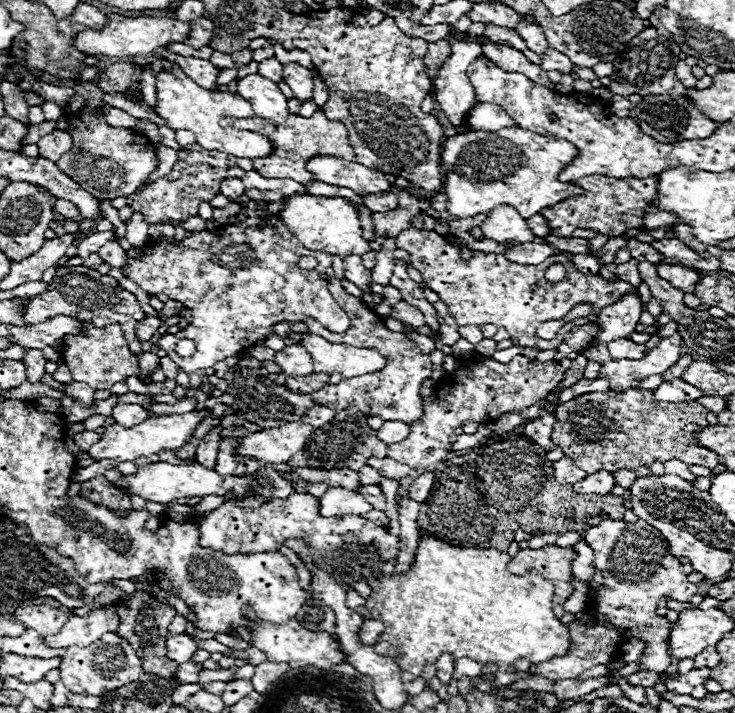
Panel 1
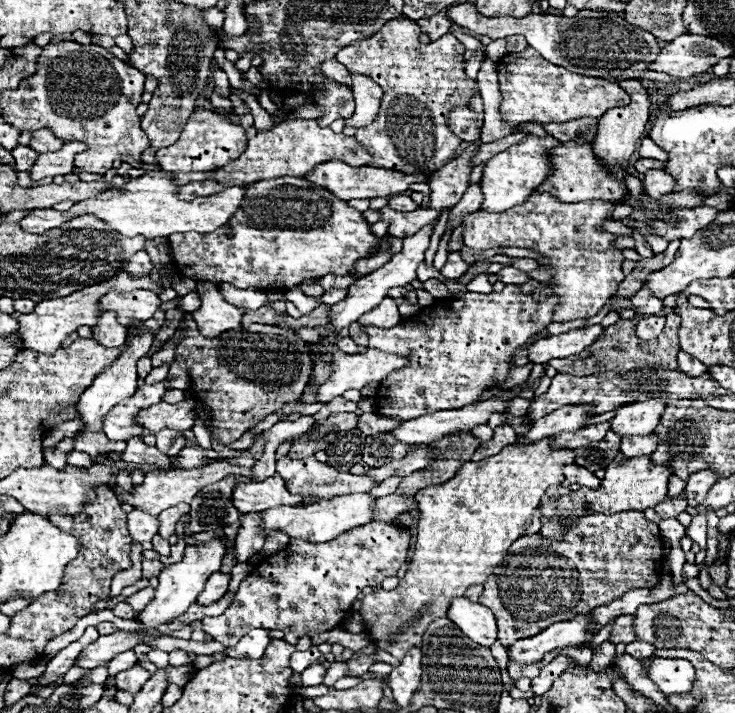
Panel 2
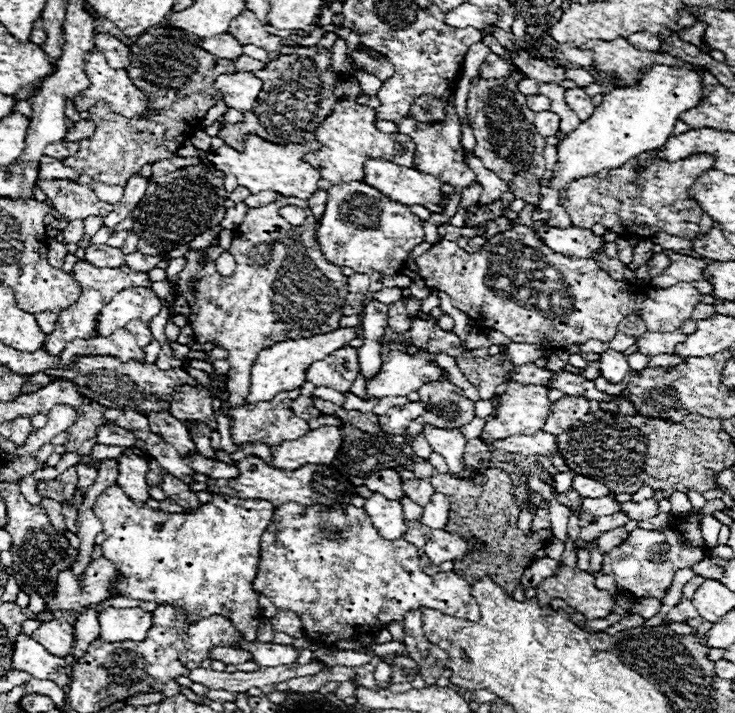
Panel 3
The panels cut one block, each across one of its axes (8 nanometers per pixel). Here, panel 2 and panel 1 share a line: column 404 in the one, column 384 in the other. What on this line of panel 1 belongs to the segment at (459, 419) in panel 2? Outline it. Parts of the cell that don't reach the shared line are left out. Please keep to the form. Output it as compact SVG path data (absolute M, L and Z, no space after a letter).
M386 420L386 422L382 424L382 428L376 430L378 440L382 440L382 442L386 442L386 444L404 440L408 434L410 434L408 426L406 426L404 422L398 422L398 420Z

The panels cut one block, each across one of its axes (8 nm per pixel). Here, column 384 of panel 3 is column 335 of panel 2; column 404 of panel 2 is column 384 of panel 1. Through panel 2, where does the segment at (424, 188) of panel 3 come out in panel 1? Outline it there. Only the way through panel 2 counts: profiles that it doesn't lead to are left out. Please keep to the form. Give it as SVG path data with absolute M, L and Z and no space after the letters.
M312 156L306 162L308 172L320 182L350 188L356 194L376 194L386 192L394 184L394 176L372 170L358 162L338 160L334 156Z

